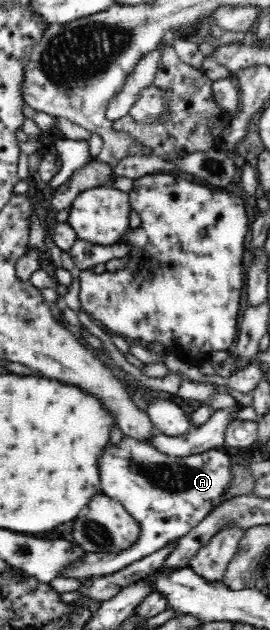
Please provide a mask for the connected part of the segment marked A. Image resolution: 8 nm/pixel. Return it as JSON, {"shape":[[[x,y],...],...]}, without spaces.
{"shape":[[[123,435],[119,443],[105,443],[103,452],[98,456],[98,473],[101,491],[111,496],[137,521],[139,536],[125,550],[119,553],[87,553],[75,566],[63,570],[61,576],[87,581],[93,575],[107,576],[127,568],[145,556],[164,547],[170,540],[181,538],[192,531],[207,515],[214,504],[221,504],[224,486],[231,478],[229,468],[232,463],[223,449],[207,449],[191,456],[171,456],[157,450],[151,443]]]}

